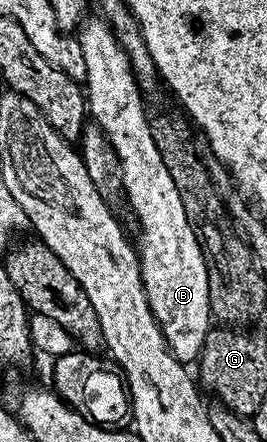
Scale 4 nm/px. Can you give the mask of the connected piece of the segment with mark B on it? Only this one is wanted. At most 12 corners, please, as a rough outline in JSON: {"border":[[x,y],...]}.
{"border":[[77,28],[87,109],[120,159],[153,317],[182,364],[213,326],[207,262],[127,50]]}

